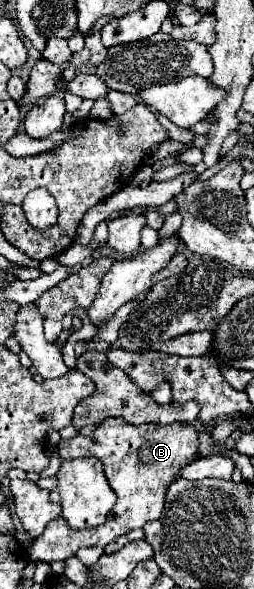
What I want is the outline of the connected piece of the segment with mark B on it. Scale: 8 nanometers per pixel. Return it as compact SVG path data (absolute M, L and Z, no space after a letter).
M107 417L97 425L97 429L87 437L73 437L59 445L61 459L67 457L99 457L107 481L117 495L117 503L111 509L105 525L97 529L69 529L63 517L51 521L45 527L45 533L37 537L29 549L29 557L33 561L65 561L67 557L75 555L81 547L105 547L117 541L121 535L141 529L147 521L161 517L165 507L165 493L173 481L177 481L179 471L187 463L189 457L197 455L199 441L197 431L191 425L173 423L173 425L131 425L119 417Z

